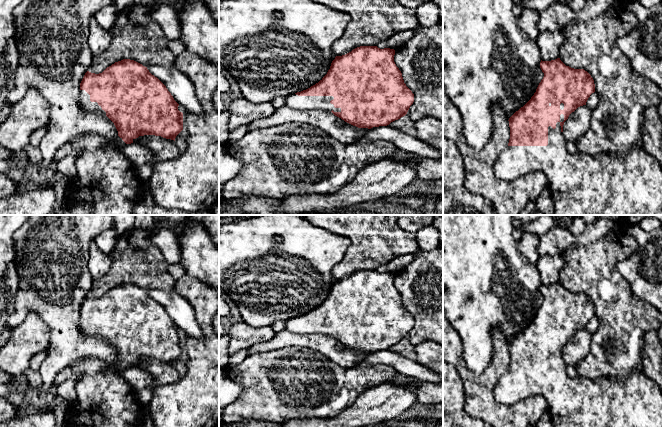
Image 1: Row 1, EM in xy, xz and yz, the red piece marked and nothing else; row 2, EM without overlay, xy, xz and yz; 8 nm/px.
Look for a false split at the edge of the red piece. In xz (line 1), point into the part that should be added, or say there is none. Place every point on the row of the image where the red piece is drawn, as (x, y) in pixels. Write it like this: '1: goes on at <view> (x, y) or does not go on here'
1: goes on at xz (294, 101)

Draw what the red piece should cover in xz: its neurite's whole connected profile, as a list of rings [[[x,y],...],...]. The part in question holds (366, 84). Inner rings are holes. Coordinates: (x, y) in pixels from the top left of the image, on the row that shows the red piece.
[[[360,46],[360,47],[353,49],[351,52],[349,52],[345,55],[336,56],[335,59],[332,61],[330,69],[328,70],[327,74],[318,83],[316,83],[315,85],[311,86],[310,88],[308,88],[306,90],[286,96],[285,97],[285,105],[287,105],[290,108],[296,109],[296,110],[319,109],[319,110],[325,110],[328,112],[332,112],[335,116],[341,118],[345,122],[347,122],[353,126],[356,126],[358,128],[371,129],[373,127],[387,126],[391,122],[398,120],[401,117],[405,116],[410,108],[410,106],[414,102],[414,94],[404,83],[402,73],[394,62],[394,55],[395,55],[394,49],[390,49],[390,48],[380,49],[377,46]]]

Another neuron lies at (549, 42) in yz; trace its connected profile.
[[[545,31],[539,34],[537,44],[542,61],[551,61],[559,58],[560,48],[566,41],[563,31]]]

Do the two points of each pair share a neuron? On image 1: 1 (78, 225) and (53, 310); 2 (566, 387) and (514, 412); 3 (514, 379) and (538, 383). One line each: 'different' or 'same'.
1: same
2: different
3: same

